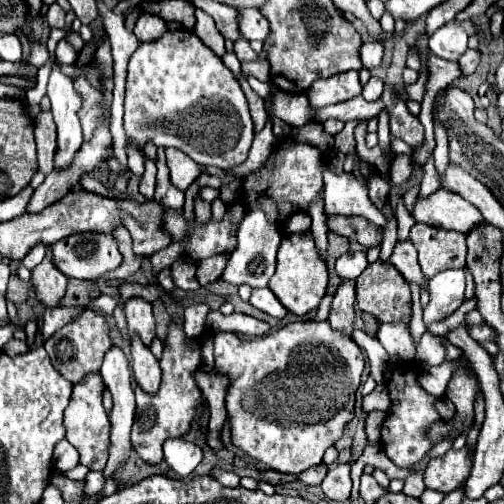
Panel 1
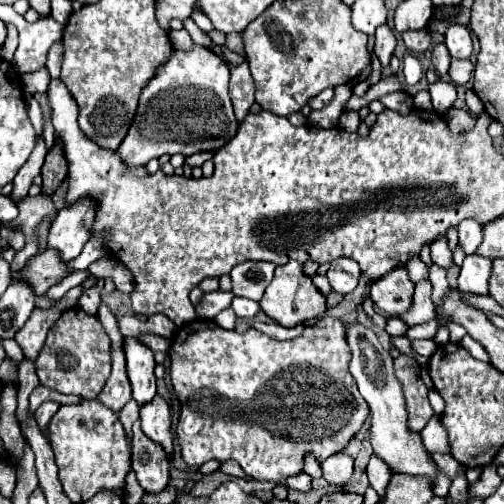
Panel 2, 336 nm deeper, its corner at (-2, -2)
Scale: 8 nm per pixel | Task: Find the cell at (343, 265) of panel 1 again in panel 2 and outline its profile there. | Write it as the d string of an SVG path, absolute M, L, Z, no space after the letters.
M347 257L333 261L329 271L327 271L327 279L331 283L331 289L341 293L341 295L347 295L357 287L359 275L361 275L359 265L353 259L347 259Z

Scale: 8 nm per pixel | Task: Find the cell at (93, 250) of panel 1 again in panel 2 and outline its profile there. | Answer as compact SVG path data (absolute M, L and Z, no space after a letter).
M51 249L31 257L23 265L21 271L11 271L11 279L27 281L37 295L47 293L49 287L53 287L55 283L59 283L67 275L69 275L69 271L67 271L65 263Z

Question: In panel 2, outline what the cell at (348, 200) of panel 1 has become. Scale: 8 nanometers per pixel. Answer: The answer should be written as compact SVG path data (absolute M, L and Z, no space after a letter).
M465 219L465 221L459 223L457 231L459 231L459 245L463 247L465 255L475 253L479 243L483 241L483 233L481 233L483 229L479 227L479 223L473 221L473 219Z

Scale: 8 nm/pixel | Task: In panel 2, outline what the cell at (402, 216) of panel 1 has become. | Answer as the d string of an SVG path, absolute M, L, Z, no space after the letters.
M423 281L415 285L415 303L411 303L411 311L407 315L397 315L403 323L417 325L435 319L435 305L431 301L431 283Z

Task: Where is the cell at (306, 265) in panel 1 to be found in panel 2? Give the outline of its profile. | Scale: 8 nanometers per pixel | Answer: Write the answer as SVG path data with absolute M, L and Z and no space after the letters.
M285 263L281 267L275 269L275 277L269 283L269 287L265 289L265 295L259 301L261 311L271 317L273 321L277 321L283 327L295 327L299 323L305 323L309 319L315 319L319 315L323 315L327 311L325 305L325 297L319 293L319 289L313 285L311 277L307 277L303 273L303 265L301 263Z

